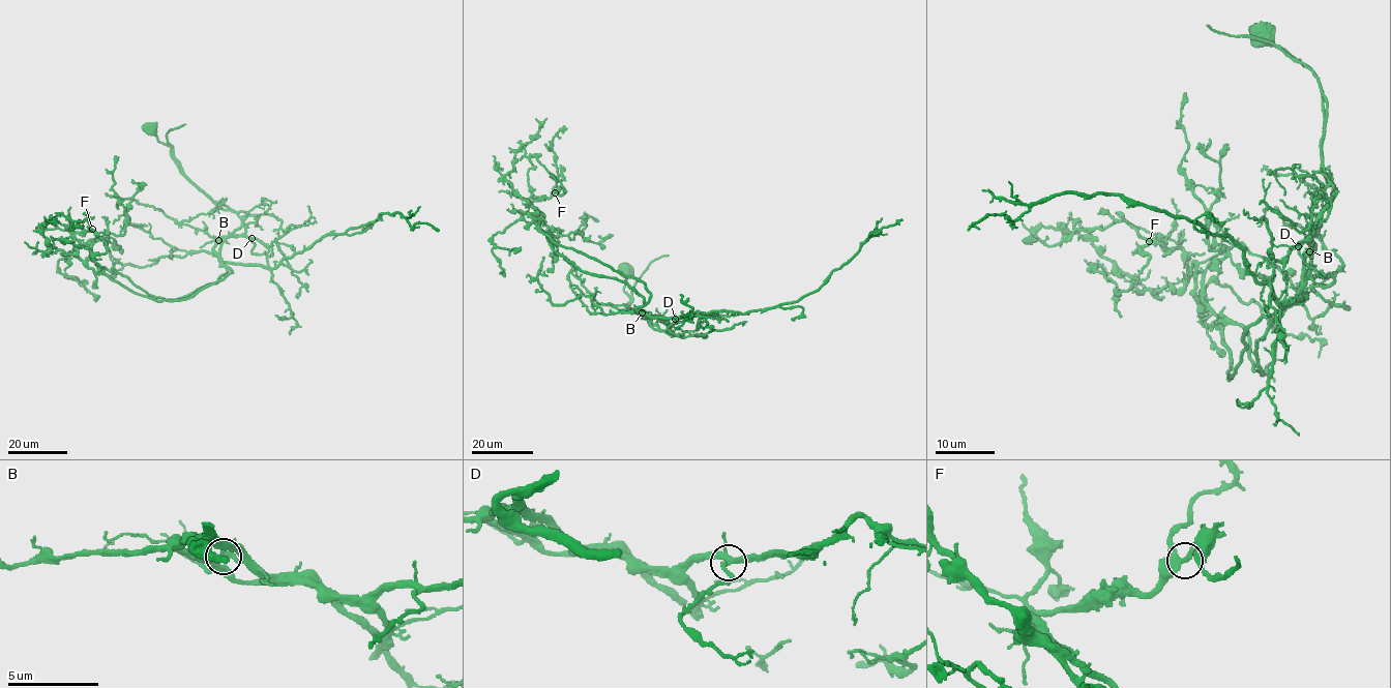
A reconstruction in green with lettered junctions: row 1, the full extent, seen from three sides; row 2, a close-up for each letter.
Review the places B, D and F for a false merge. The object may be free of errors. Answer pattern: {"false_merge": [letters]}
{"false_merge": ["B"]}

